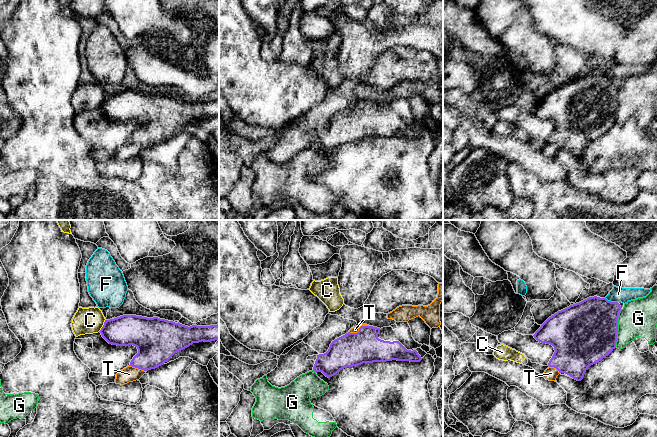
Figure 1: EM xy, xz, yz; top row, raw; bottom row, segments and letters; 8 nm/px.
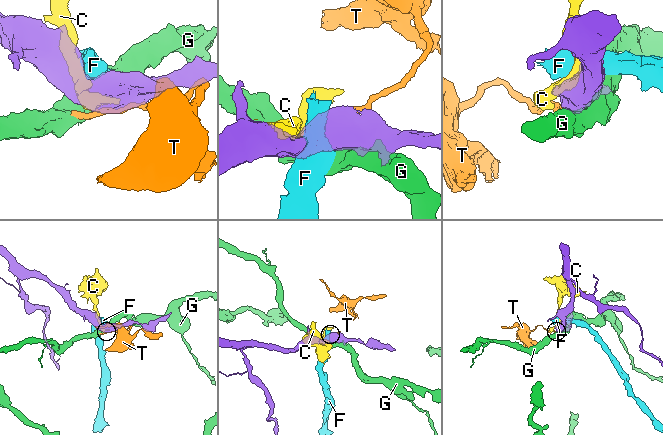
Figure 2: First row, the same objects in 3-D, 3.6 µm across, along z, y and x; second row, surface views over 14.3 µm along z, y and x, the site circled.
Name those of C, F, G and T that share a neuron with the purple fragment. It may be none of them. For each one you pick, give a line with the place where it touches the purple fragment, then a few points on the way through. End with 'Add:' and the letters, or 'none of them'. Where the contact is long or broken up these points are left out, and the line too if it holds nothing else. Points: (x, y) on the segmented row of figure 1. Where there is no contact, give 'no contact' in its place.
Add: none of them

